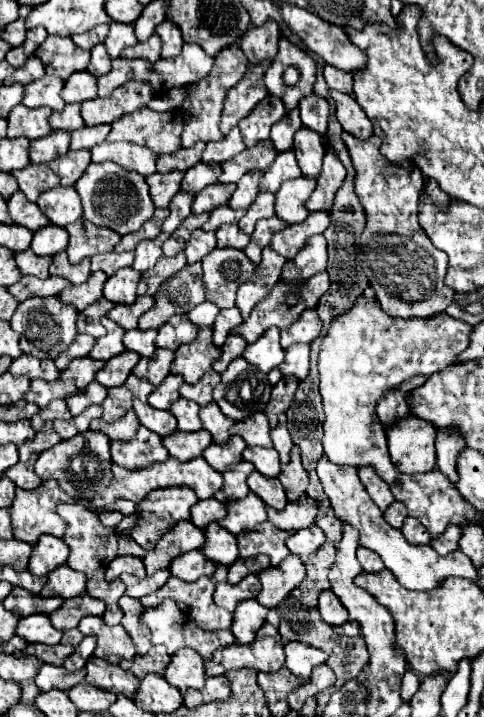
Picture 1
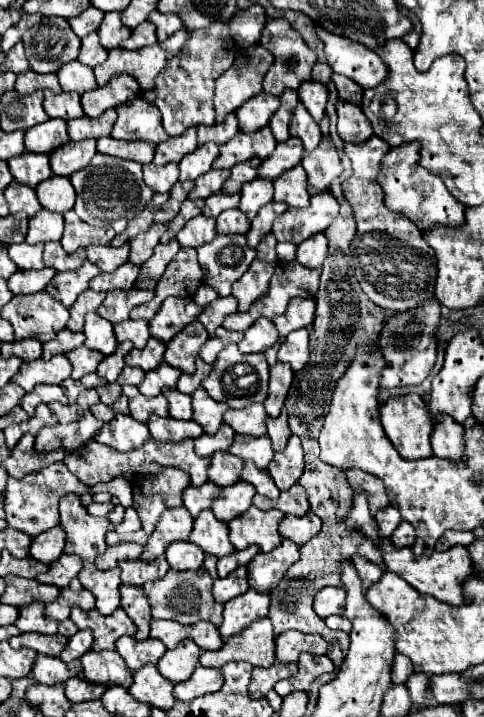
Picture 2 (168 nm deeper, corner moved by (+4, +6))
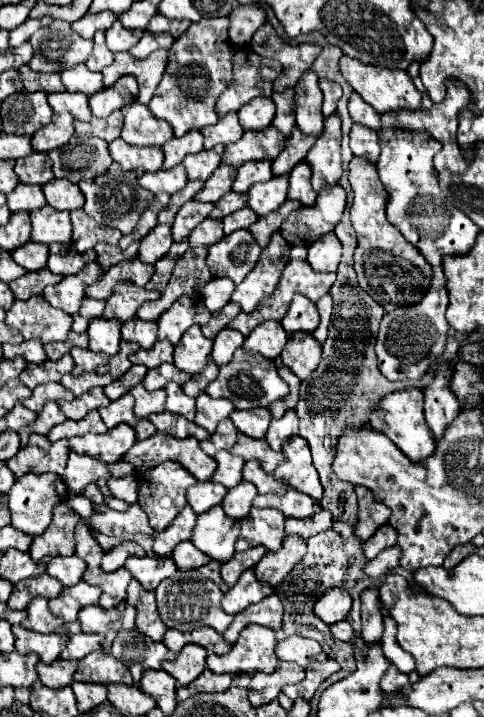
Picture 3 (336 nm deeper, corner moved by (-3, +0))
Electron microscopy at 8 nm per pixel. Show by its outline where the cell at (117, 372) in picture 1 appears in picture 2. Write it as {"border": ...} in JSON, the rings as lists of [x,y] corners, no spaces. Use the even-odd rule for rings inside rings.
{"border":[[[122,342],[118,344],[116,352],[110,356],[104,356],[104,360],[100,362],[96,374],[108,382],[116,382],[116,378],[120,376],[120,370],[124,368],[124,356],[132,350],[132,342]]]}

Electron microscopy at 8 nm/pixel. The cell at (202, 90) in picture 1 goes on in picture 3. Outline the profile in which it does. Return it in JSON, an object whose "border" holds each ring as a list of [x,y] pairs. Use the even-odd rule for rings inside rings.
{"border":[[[211,20],[191,22],[187,32],[183,32],[183,36],[175,40],[169,50],[171,54],[163,80],[159,82],[159,88],[149,102],[151,112],[173,126],[175,138],[181,138],[189,130],[201,130],[203,126],[215,124],[219,120],[215,112],[215,102],[233,80],[233,50],[225,36],[227,30],[219,28],[217,24],[213,28],[209,22]]]}

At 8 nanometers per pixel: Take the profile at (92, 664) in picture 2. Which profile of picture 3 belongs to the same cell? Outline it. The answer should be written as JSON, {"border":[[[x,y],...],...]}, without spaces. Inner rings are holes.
{"border":[[[91,652],[83,660],[79,660],[79,668],[75,672],[77,682],[93,682],[93,684],[125,684],[131,686],[129,668],[115,660],[113,656],[105,656],[107,652]]]}

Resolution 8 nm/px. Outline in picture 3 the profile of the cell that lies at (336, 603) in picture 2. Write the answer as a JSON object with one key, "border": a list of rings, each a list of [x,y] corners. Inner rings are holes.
{"border":[[[331,588],[315,602],[315,614],[325,624],[335,624],[347,618],[351,610],[351,596],[341,588]]]}

